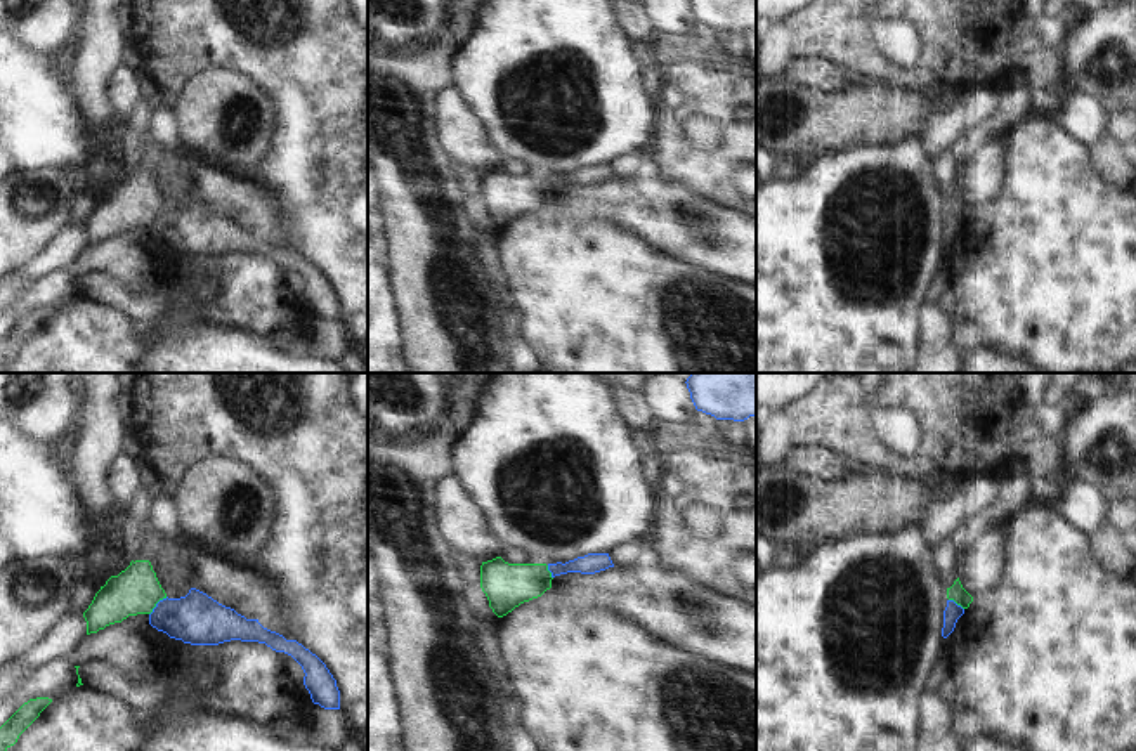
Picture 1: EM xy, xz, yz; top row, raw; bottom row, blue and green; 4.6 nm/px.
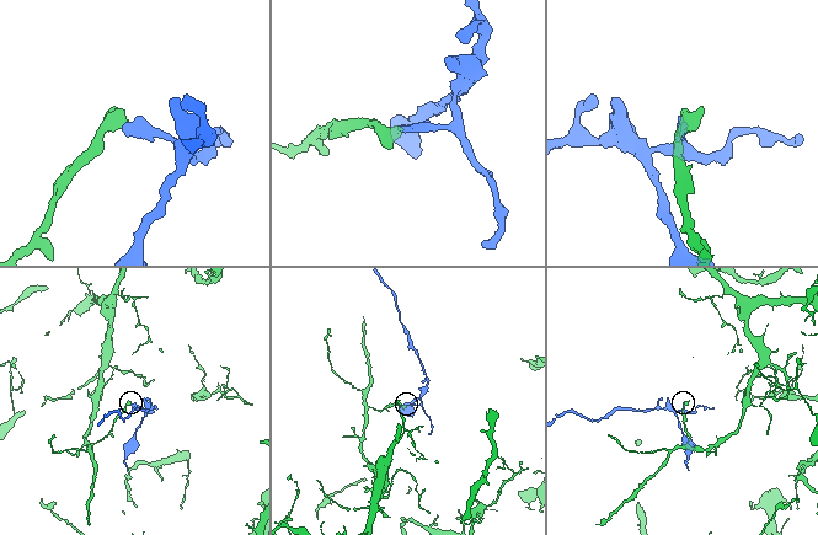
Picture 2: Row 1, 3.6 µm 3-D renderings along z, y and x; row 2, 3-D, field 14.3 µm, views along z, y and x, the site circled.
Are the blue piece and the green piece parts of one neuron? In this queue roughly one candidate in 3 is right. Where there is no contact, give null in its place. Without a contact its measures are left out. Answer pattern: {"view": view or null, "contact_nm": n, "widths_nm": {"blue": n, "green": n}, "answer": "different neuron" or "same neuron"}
{"view": "xy", "contact_nm": 120, "widths_nm": {"blue": 240, "green": 220}, "answer": "different neuron"}

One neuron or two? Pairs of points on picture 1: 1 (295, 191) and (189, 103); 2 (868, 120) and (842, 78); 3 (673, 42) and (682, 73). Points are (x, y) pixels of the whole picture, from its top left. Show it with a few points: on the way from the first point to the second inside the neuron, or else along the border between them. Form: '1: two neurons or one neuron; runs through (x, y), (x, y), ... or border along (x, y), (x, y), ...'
1: two neurons; border along (274, 122), (269, 150), (247, 174)
2: two neurons; border along (855, 78), (836, 91), (817, 91), (803, 85)
3: two neurons; border along (663, 66), (689, 63), (717, 66), (720, 70)

